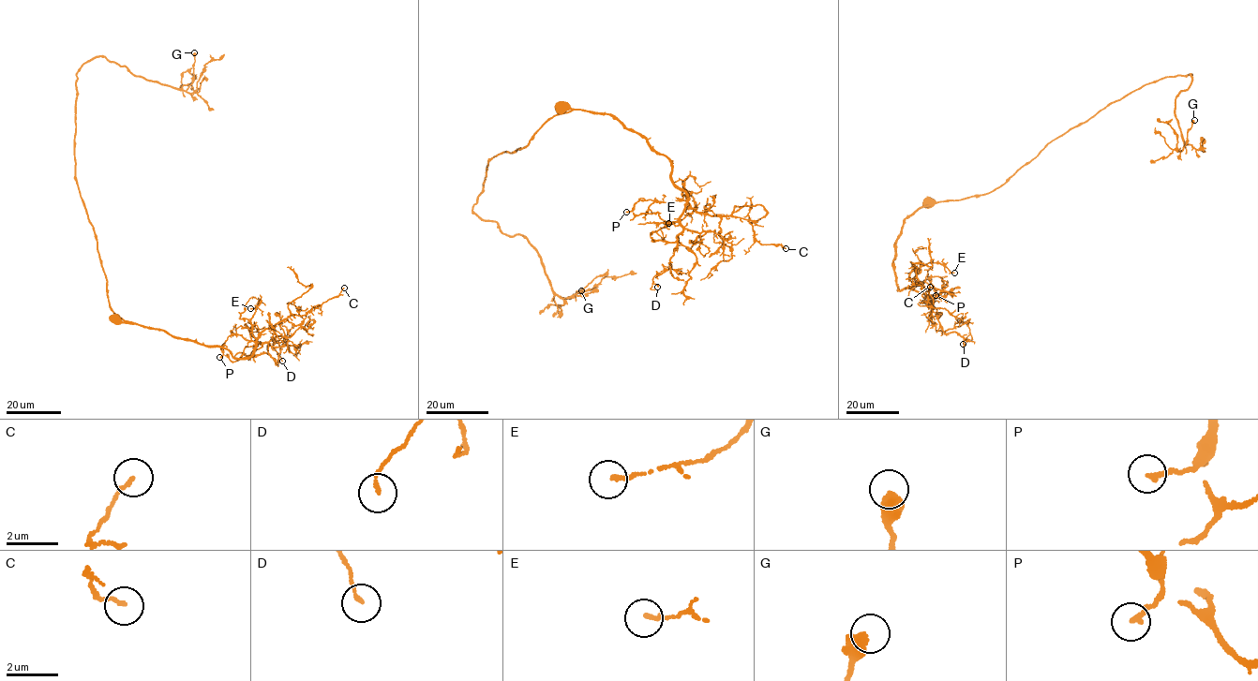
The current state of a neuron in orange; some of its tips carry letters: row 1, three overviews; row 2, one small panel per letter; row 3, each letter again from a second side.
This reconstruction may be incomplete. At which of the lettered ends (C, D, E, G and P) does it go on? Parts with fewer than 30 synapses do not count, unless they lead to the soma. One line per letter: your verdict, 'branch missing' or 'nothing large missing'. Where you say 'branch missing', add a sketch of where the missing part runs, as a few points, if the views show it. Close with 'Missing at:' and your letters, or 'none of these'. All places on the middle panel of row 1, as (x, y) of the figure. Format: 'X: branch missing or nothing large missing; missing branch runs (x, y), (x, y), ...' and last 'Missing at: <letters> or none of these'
C: nothing large missing
D: nothing large missing
E: nothing large missing
G: nothing large missing
P: nothing large missing
Missing at: none of these

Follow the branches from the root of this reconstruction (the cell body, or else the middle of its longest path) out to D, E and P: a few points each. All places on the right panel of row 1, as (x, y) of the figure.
D: (928, 201), (903, 221), (895, 241), (897, 289), (926, 296), (936, 330), (968, 324), (963, 344)
E: (928, 201), (903, 221), (895, 241), (891, 263), (897, 289), (914, 284), (916, 271), (929, 262), (954, 273)
P: (928, 201), (903, 221), (891, 263), (898, 290), (931, 275), (936, 295)

